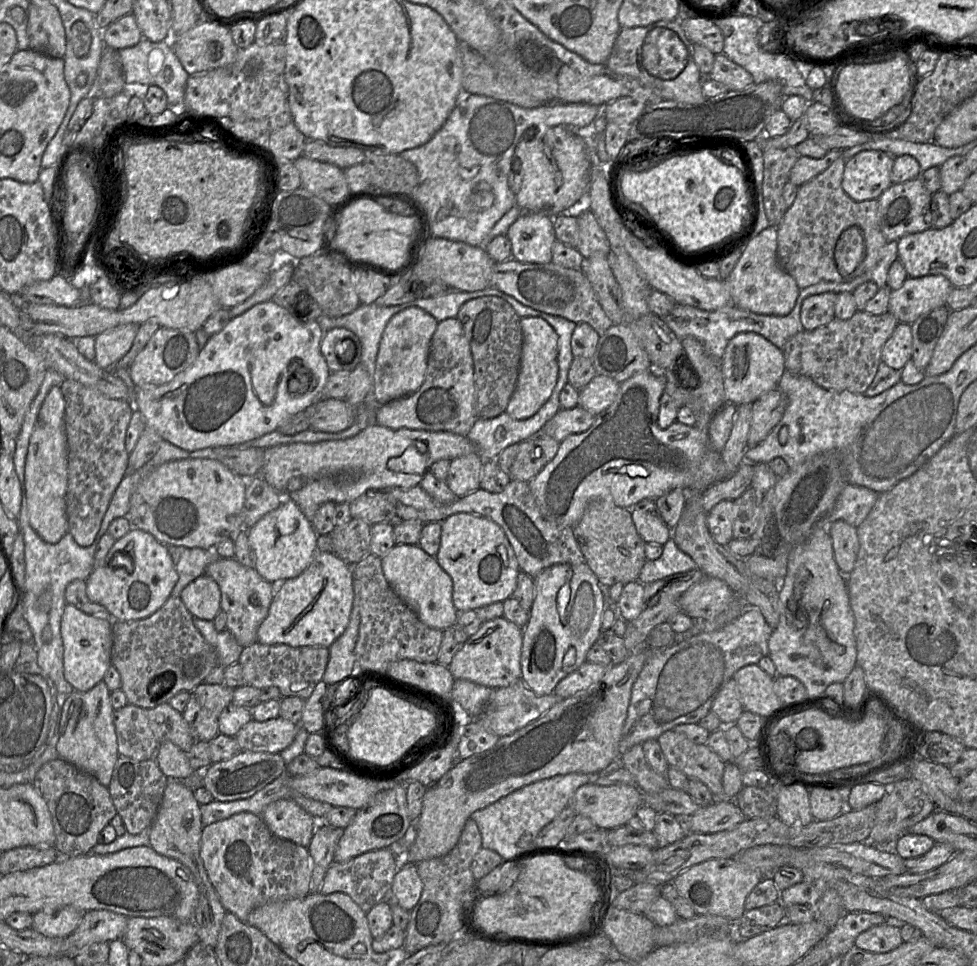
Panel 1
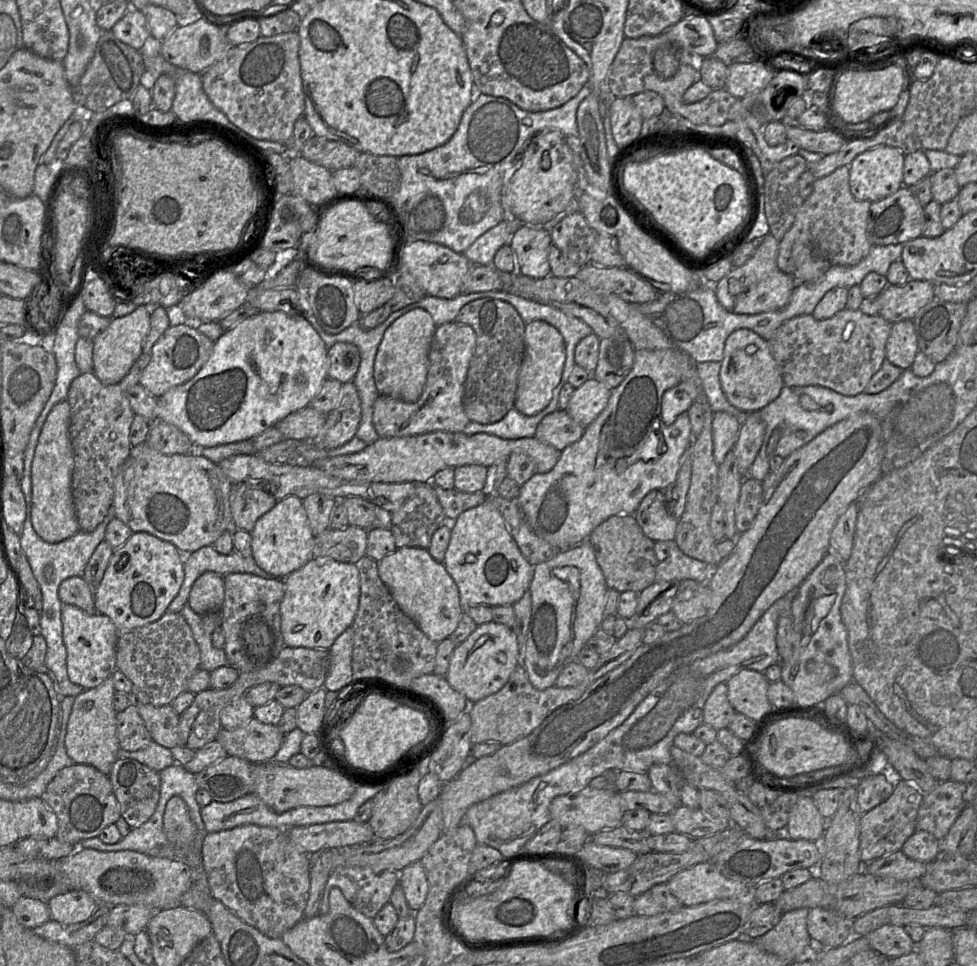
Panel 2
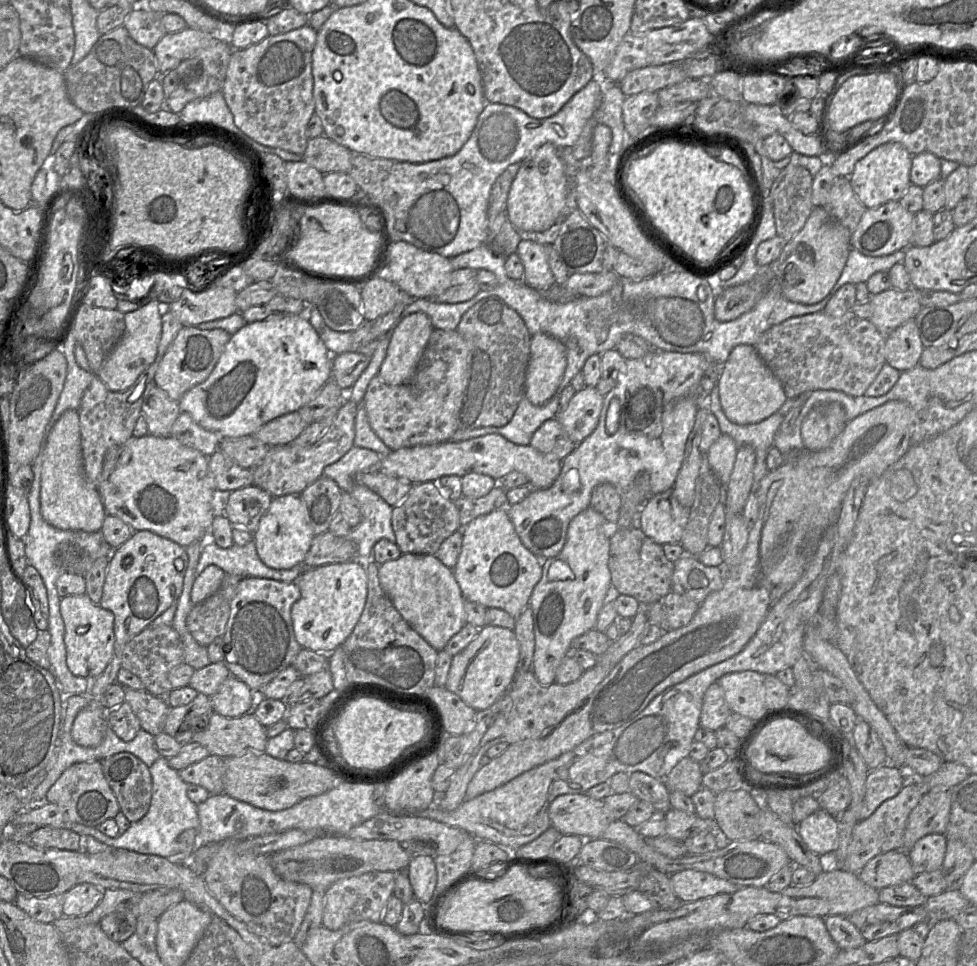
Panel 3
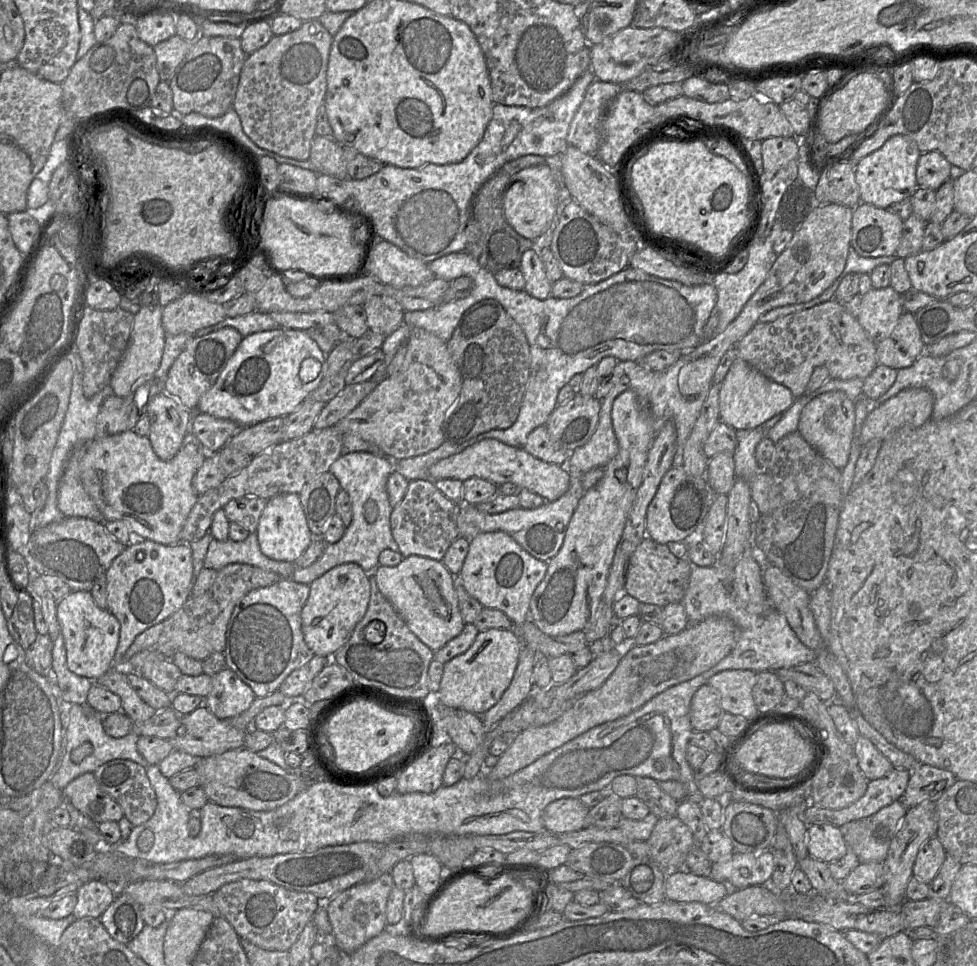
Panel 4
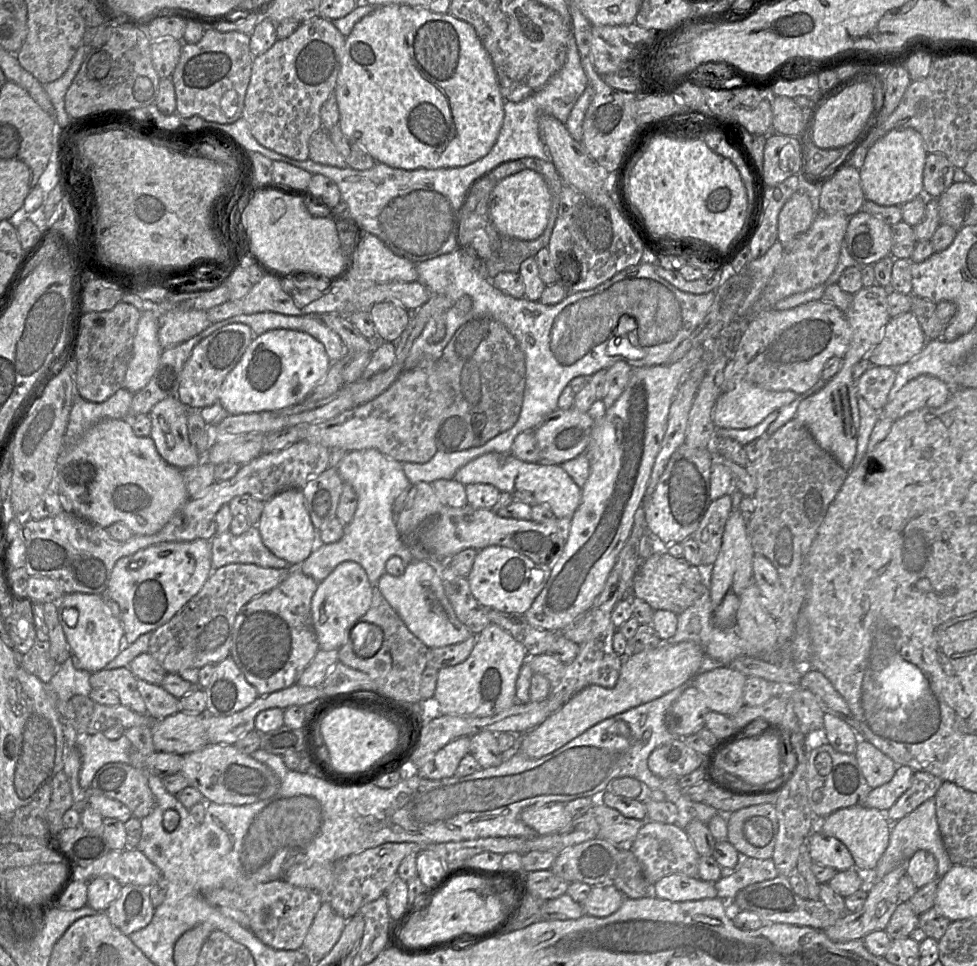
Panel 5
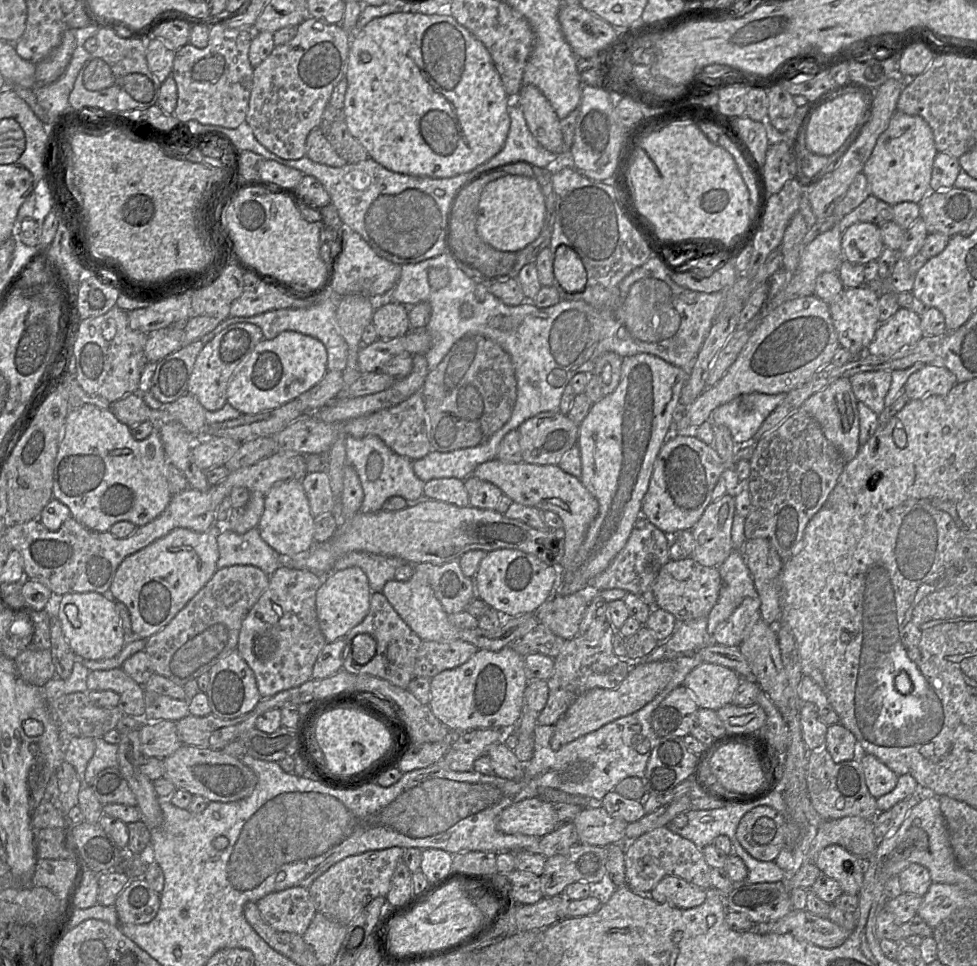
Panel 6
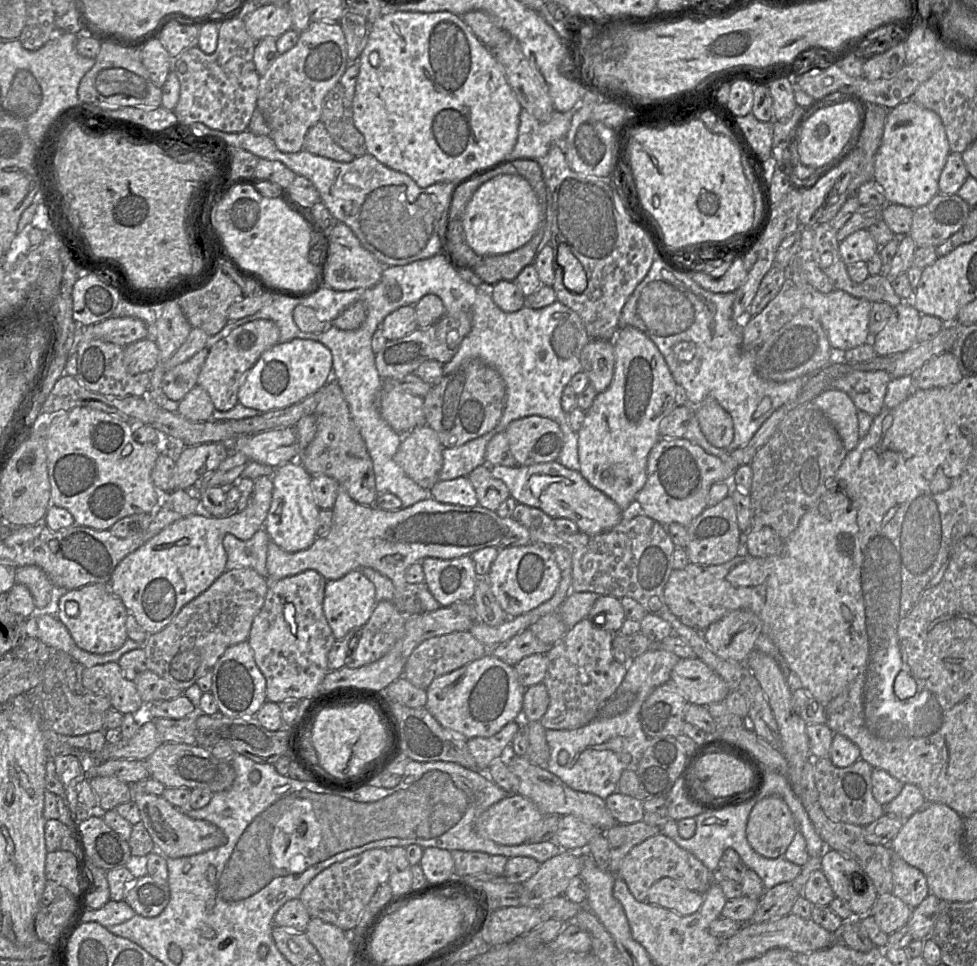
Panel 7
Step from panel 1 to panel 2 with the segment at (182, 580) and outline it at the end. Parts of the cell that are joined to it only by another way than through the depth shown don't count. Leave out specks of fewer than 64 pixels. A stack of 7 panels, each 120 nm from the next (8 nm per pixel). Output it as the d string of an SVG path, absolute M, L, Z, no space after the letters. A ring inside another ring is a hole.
M204 546L190 553L184 562L184 579L178 594L168 606L167 612L180 613L187 604L193 583L203 573L212 571L221 576L230 573L249 573L266 579L274 578L262 570L252 556L244 557L236 551L228 555L218 553L214 546Z

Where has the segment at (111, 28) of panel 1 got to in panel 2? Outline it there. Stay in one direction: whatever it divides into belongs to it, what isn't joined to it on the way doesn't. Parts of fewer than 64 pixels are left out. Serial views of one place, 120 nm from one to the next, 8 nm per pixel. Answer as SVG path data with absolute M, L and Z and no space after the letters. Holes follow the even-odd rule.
M130 8L111 29L121 42L139 50L150 36L146 18L141 10Z

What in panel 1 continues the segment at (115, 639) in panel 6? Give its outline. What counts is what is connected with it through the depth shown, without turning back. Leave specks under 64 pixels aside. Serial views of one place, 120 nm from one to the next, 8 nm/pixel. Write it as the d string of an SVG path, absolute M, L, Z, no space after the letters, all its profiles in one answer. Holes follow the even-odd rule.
M66 603L60 625L63 641L63 674L74 691L88 691L103 680L111 665L111 625L112 619L88 615Z

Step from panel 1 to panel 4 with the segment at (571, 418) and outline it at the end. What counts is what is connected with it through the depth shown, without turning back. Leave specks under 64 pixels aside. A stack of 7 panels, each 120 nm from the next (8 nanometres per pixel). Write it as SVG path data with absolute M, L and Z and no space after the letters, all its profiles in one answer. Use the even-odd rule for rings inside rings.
M545 425L538 426L527 436L523 449L532 456L551 464L562 465L570 452L555 444Z

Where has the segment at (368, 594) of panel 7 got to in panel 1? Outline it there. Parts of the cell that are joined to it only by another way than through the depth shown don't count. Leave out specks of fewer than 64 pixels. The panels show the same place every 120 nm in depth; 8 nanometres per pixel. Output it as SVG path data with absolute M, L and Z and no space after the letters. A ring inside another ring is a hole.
M316 552L308 567L297 577L272 582L274 596L268 614L257 631L260 644L286 644L292 647L326 647L345 631L354 600L352 567L333 552Z

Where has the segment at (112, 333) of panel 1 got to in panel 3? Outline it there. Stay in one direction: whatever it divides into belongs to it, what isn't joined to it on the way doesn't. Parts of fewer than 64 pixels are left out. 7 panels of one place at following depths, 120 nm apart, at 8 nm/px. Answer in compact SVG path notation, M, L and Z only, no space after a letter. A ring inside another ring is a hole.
M151 300L137 310L124 314L124 333L95 374L109 390L126 390L154 362L161 338L163 308L164 305L158 300Z

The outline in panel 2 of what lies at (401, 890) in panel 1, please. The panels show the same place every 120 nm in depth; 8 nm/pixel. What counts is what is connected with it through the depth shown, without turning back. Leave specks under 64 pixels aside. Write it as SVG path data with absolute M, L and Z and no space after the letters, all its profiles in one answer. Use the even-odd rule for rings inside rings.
M421 861L405 867L399 873L399 885L412 911L417 912L424 904L428 891L428 880Z

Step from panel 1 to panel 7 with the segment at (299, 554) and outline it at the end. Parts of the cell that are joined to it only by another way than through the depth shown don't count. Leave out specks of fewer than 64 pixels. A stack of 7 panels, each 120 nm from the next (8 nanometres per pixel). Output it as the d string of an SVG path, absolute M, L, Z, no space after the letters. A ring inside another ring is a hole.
M295 460L276 468L272 481L272 502L263 528L271 541L286 552L293 553L309 548L317 538L320 513L312 488L312 476L300 462Z

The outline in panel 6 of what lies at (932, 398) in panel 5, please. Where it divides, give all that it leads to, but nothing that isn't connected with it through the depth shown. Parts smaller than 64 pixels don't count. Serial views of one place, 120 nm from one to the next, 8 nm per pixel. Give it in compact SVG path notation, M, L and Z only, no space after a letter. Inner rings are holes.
M925 364L911 374L904 385L909 400L927 395L946 395L956 384L955 375L940 365Z

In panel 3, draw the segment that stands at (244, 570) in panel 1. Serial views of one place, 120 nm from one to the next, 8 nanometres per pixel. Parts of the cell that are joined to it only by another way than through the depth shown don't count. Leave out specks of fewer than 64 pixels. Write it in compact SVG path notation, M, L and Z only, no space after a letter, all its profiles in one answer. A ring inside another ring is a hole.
M244 577L238 584L231 602L230 616L223 635L224 651L222 662L233 677L244 682L256 694L260 693L260 689L281 671L291 666L302 649L296 640L291 620L292 605L299 598L300 590L294 582Z

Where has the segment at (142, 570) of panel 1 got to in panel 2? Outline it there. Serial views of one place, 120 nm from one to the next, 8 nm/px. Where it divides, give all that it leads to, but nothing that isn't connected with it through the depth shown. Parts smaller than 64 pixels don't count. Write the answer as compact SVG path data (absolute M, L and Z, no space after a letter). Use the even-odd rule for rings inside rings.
M133 532L122 546L113 549L103 578L93 592L97 613L109 617L119 633L160 619L183 583L183 565L172 543L146 532Z

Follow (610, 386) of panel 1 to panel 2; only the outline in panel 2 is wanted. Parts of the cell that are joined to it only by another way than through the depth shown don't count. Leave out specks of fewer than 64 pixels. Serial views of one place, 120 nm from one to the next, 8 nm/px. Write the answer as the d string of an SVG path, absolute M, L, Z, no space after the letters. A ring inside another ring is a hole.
M591 376L574 390L565 411L585 429L606 408L610 395L611 390Z

